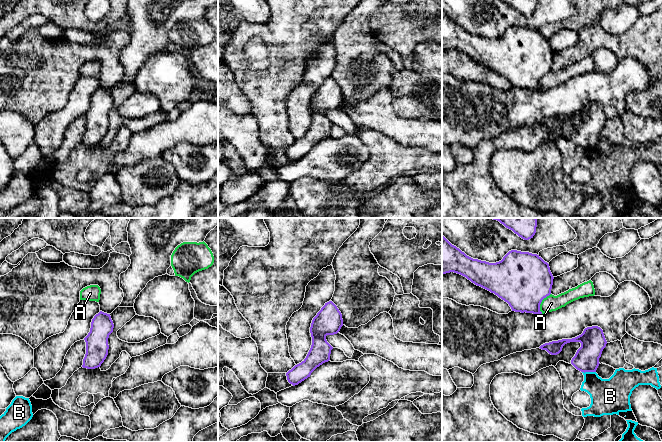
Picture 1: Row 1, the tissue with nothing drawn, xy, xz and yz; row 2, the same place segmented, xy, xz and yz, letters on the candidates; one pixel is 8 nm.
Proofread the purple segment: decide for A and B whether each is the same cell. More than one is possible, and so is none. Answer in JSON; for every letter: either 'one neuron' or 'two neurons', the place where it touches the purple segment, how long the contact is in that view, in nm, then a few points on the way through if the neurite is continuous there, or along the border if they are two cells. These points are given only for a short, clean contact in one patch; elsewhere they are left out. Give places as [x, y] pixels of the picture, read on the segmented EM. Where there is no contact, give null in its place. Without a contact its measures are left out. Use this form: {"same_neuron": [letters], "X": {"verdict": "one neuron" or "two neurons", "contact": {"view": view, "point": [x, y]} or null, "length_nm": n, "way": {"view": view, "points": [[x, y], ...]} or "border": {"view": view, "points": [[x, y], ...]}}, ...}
{"same_neuron": [], "A": {"verdict": "two neurons", "contact": {"view": "yz", "point": [540, 303]}, "length_nm": 180}, "B": {"verdict": "two neurons", "contact": {"view": "yz", "point": [589, 371]}, "length_nm": 110}}

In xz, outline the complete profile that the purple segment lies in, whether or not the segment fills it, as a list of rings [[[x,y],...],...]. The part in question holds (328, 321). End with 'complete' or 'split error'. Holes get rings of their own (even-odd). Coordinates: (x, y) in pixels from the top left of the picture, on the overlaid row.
[[[329,301],[313,318],[310,333],[312,345],[306,358],[286,373],[293,386],[298,385],[320,365],[330,360],[333,347],[327,342],[327,335],[337,334],[343,326],[342,314],[337,306]]]; complete

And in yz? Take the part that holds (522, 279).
[[[442,235],[442,274],[450,272],[460,274],[466,277],[475,285],[480,286],[490,291],[491,293],[494,293],[499,298],[507,302],[512,311],[533,314],[542,314],[542,312],[540,311],[540,304],[544,298],[551,294],[554,279],[550,271],[549,264],[537,254],[511,250],[503,257],[501,261],[496,263],[489,263],[467,256],[459,248],[452,245]]]; complete

